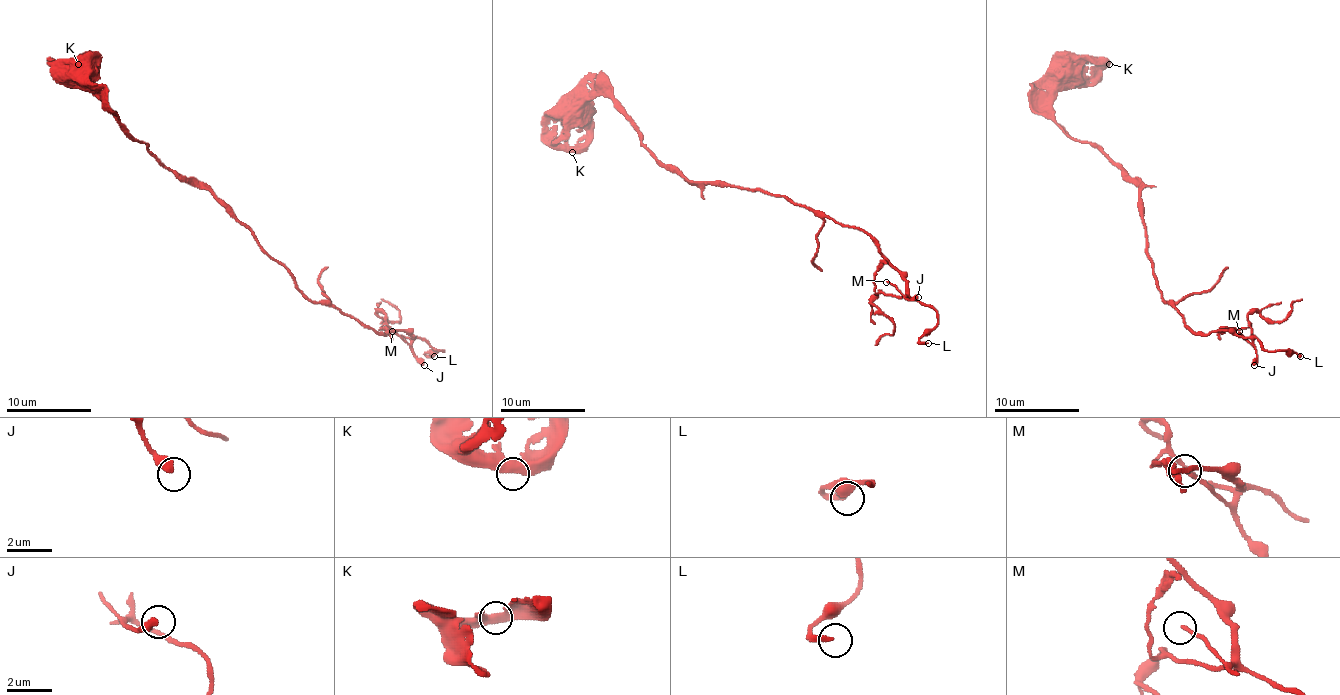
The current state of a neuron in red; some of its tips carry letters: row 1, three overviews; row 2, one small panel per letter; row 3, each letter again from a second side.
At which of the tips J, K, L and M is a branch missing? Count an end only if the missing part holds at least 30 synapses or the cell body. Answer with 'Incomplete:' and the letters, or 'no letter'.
Incomplete: L

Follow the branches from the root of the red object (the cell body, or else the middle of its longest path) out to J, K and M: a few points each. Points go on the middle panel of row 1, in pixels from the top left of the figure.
J: (574, 112), (570, 99), (608, 95), (689, 180), (761, 188), (865, 231), (905, 297), (918, 297)
K: (574, 112), (572, 123), (559, 138), (559, 142), (572, 152)
M: (574, 112), (570, 99), (608, 95), (640, 142), (689, 180), (761, 188), (865, 231), (905, 294), (886, 282)

